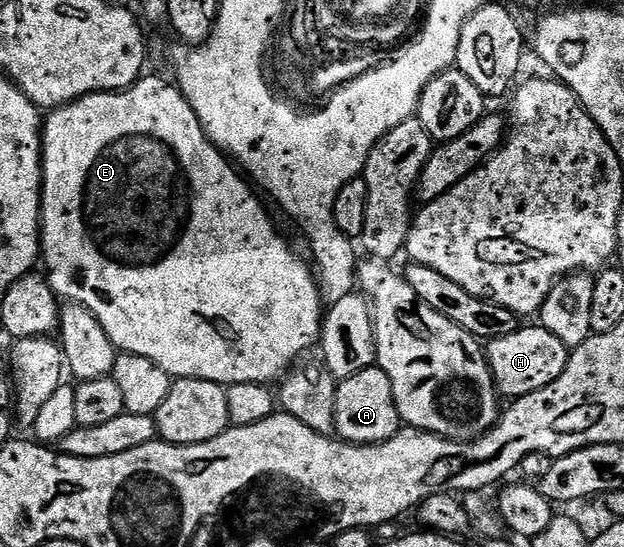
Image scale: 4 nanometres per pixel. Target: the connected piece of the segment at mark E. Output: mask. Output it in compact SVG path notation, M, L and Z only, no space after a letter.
M147 78L120 92L88 94L86 98L78 98L68 106L52 111L44 119L41 254L43 266L45 262L49 269L47 281L58 299L86 306L99 320L99 324L103 324L103 332L107 332L118 351L147 356L147 360L159 364L159 368L163 368L163 372L174 379L198 378L217 382L226 388L248 382L273 384L304 350L312 346L314 349L318 345L323 321L323 299L318 279L311 266L309 271L308 264L273 227L264 204L253 195L254 187L238 173L234 163L213 145L199 124L191 104L176 85L169 83L168 86L165 82Z

